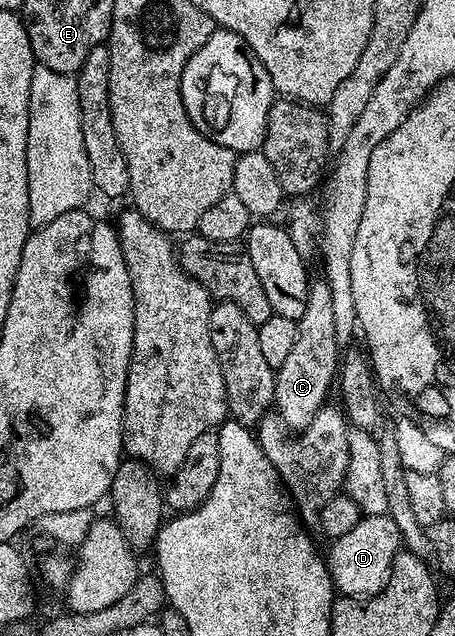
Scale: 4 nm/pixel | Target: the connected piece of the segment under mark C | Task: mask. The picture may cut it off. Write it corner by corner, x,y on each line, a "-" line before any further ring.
325,279
312,280
305,303
305,315
297,322
297,343
293,352
275,374
275,404
280,419
292,431
302,431
313,423
317,411
328,404
327,392
337,381
341,346
337,339
337,323
333,323
333,291

